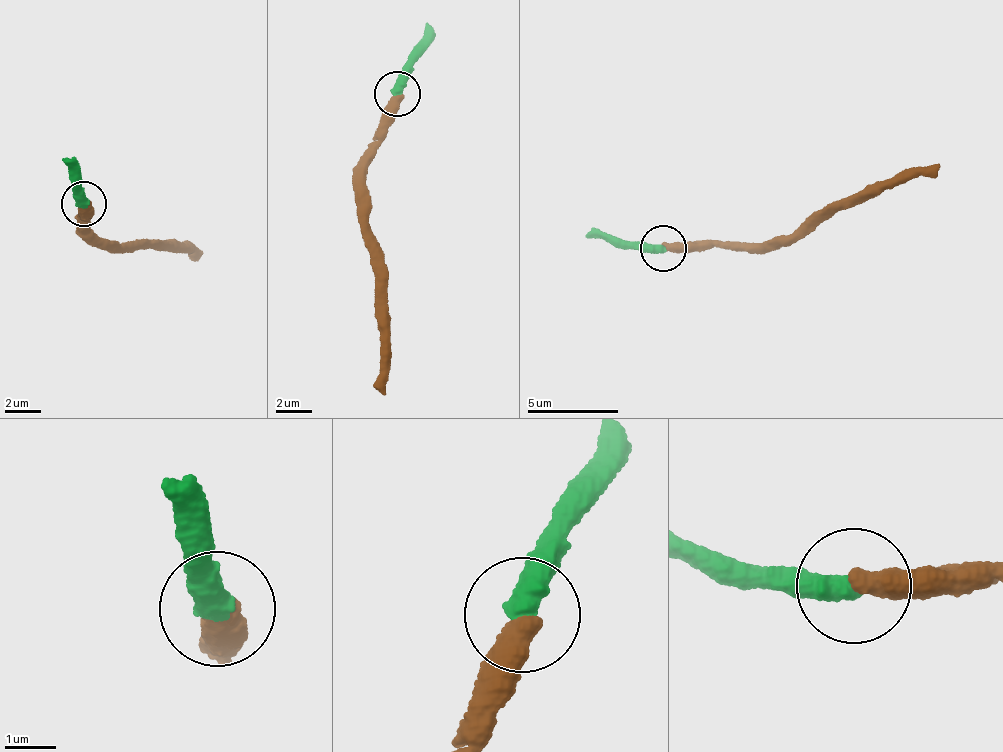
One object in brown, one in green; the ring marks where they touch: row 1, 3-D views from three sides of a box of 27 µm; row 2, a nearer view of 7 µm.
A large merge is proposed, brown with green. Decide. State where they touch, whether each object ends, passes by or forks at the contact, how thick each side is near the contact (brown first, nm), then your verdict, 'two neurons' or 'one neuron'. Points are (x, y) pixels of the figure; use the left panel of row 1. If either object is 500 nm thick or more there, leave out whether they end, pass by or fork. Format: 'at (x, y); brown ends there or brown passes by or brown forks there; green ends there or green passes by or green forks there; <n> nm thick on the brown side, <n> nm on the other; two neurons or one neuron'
at (83, 204); 500 nm thick on the brown side, 500 nm on the other; one neuron

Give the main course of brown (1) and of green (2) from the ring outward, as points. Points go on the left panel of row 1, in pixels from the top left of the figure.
1: (86, 203), (94, 211), (88, 232), (124, 251), (201, 252)
2: (84, 202), (72, 196), (63, 159)

